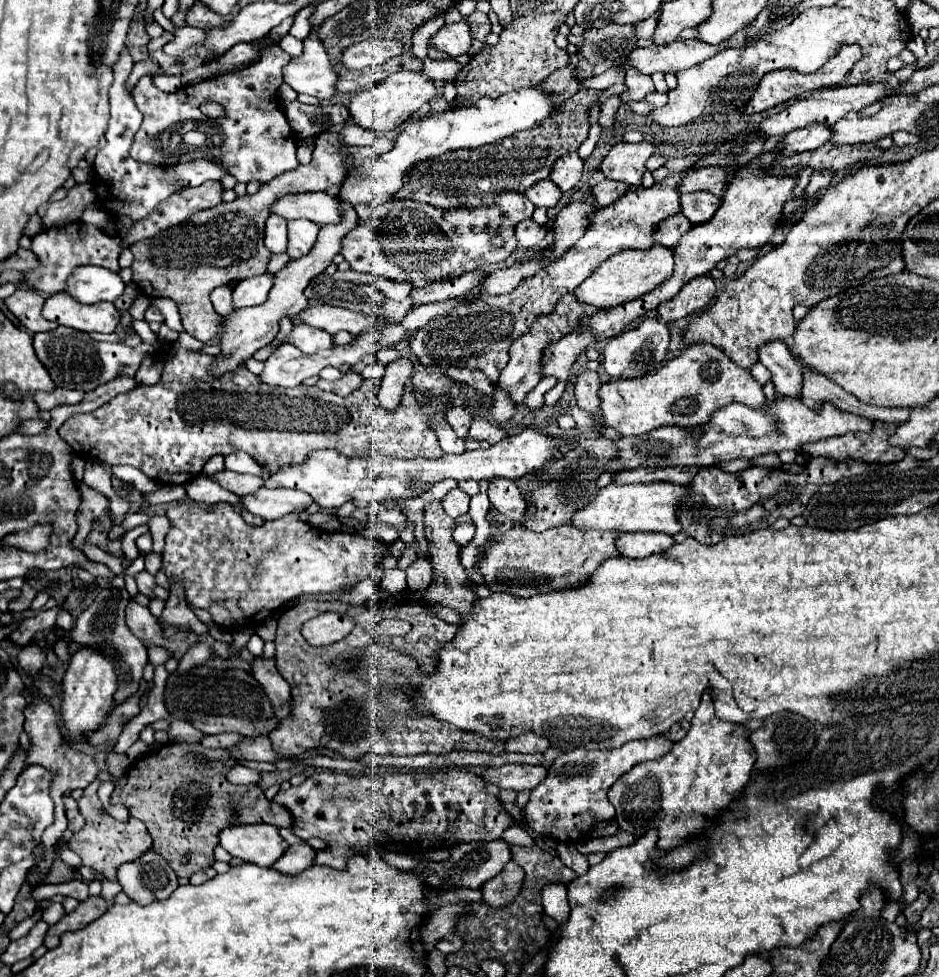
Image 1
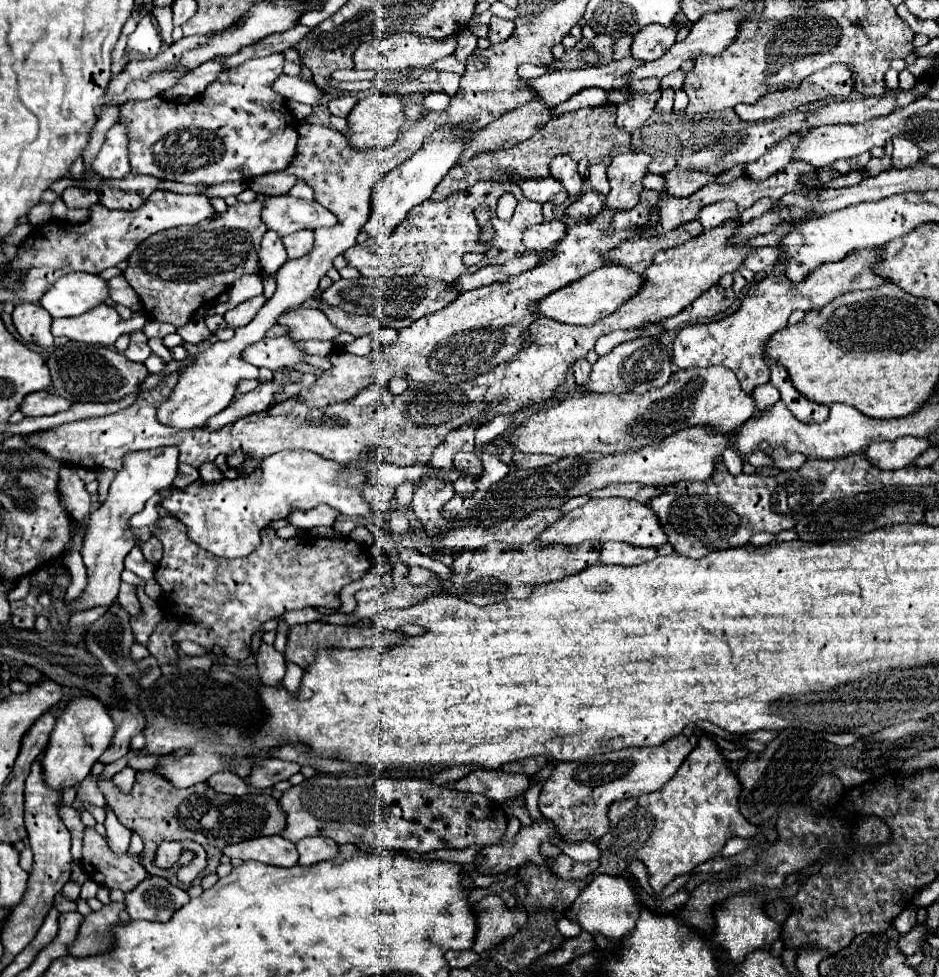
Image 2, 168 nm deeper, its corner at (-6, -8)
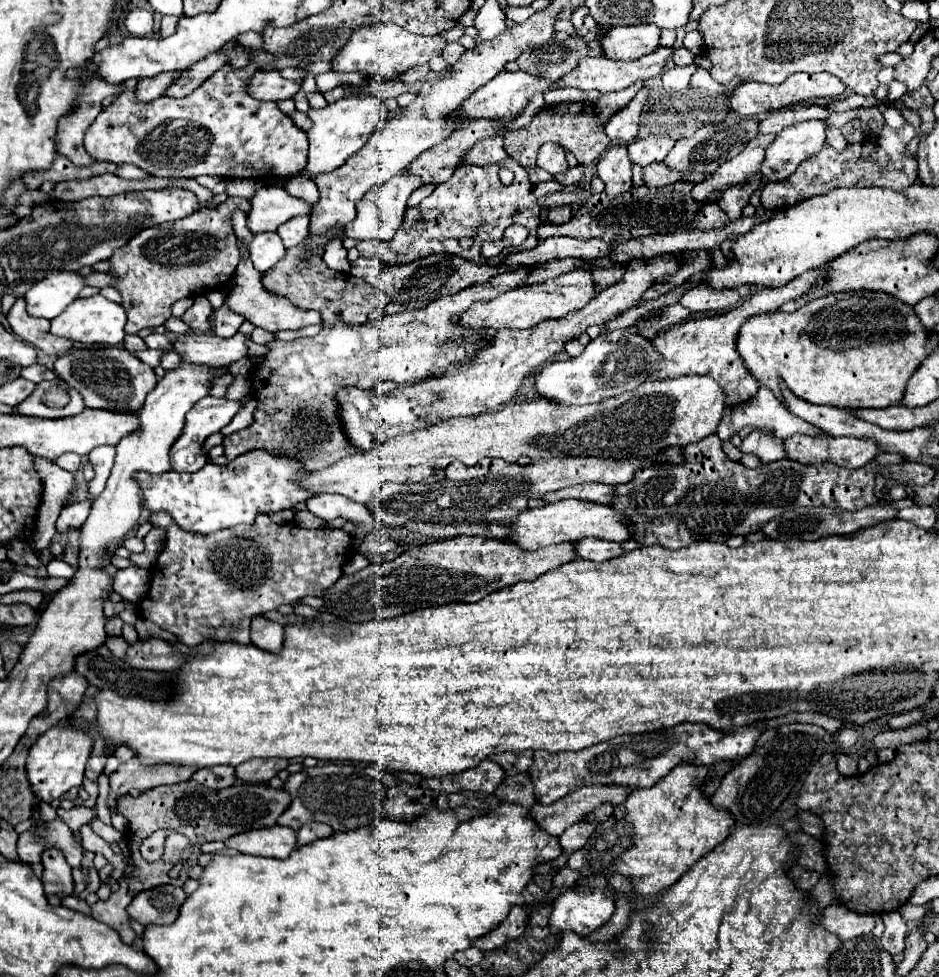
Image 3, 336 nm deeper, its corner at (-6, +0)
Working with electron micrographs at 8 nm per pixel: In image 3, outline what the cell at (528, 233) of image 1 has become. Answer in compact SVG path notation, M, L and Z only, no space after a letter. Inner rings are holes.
M564 204L564 206L556 206L552 210L548 210L548 220L552 224L564 224L572 218L572 204Z

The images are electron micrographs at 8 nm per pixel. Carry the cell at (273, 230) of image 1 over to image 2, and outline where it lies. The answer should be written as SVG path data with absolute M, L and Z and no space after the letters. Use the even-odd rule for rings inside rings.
M268 230L260 246L260 274L276 274L288 260L282 238L276 232Z

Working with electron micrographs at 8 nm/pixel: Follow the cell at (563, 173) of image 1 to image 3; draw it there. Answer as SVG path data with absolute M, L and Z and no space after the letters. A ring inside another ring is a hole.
M542 144L538 150L538 166L544 168L546 172L550 172L552 176L562 174L568 170L568 162L564 158L566 150L560 144Z

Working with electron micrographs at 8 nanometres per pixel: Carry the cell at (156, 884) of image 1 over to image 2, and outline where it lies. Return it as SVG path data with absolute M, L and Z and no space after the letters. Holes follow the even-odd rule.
M148 876L126 894L126 910L132 920L166 922L178 908L188 904L188 900L188 894L168 878Z

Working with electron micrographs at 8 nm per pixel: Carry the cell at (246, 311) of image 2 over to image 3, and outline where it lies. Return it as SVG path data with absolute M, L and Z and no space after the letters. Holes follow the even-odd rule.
M222 306L214 312L214 324L212 324L212 332L220 338L230 338L238 332L240 324L244 322L242 316L228 312L228 306Z

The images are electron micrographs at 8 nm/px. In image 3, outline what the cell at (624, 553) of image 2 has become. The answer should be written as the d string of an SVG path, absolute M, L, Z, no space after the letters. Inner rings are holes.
M578 540L576 542L576 556L592 562L604 562L616 556L622 556L624 550L620 548L618 542L606 542L606 540Z

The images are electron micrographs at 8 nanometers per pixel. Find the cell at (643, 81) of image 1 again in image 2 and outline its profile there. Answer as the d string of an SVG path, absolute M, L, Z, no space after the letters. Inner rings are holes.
M660 90L650 92L650 94L630 92L628 100L618 104L618 118L616 118L618 128L626 132L634 132L636 128L640 128L650 118L658 98L660 98Z

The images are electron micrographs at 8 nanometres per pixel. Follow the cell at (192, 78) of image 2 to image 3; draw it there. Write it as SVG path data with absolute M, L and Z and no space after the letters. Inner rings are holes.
M164 72L160 76L154 76L154 78L144 78L138 82L134 94L136 94L136 100L140 102L150 102L150 100L156 100L164 94L164 90L168 88L170 82L174 82L176 78L176 72Z

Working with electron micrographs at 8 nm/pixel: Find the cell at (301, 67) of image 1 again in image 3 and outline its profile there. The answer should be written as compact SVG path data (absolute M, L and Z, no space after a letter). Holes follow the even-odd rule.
M258 70L254 72L246 92L256 98L256 100L272 100L272 102L280 102L286 98L292 98L296 92L300 90L298 82L292 80L284 80L280 76L280 72L266 72L266 70Z

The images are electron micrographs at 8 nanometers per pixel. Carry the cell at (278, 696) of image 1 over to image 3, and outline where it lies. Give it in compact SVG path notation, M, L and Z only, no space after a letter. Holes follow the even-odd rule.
M254 616L252 618L252 644L264 650L278 652L282 646L282 636L284 630L280 624L264 618L264 616Z

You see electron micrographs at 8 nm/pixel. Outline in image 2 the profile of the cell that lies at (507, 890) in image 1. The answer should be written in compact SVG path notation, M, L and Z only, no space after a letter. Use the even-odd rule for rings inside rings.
M498 894L484 896L480 902L476 902L474 918L478 930L472 950L478 954L492 944L500 944L506 936L516 934L526 924L526 912L522 906L508 908Z

